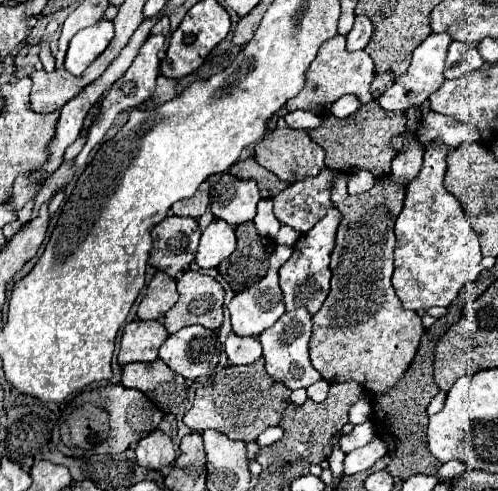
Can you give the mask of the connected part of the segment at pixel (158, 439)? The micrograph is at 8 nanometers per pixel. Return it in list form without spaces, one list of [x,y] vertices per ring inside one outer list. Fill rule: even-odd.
[[[153,430],[145,438],[141,438],[135,452],[137,452],[139,466],[151,468],[151,470],[159,470],[161,466],[169,466],[175,460],[173,442],[161,430]]]

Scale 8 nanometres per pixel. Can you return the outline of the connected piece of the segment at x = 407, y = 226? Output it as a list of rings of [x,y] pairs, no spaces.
[[[431,142],[425,150],[423,156],[423,166],[421,172],[417,174],[417,178],[413,178],[413,182],[407,184],[407,192],[405,192],[405,204],[401,214],[397,216],[395,222],[395,236],[397,236],[397,246],[395,246],[395,270],[393,270],[393,288],[403,304],[403,308],[407,310],[427,310],[431,306],[449,306],[459,290],[477,280],[477,276],[481,274],[481,248],[479,248],[479,240],[475,230],[471,228],[469,220],[465,218],[461,204],[457,202],[457,198],[445,190],[443,186],[443,176],[447,170],[447,152],[449,148],[443,142]]]

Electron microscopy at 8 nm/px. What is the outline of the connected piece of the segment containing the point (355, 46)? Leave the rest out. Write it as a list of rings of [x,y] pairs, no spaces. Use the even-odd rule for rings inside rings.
[[[357,16],[353,30],[347,34],[347,50],[349,50],[349,52],[363,50],[365,44],[369,42],[371,34],[373,34],[373,24],[371,24],[371,20],[365,18],[365,16]]]

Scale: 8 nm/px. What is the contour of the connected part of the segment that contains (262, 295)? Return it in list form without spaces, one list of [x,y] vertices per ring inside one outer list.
[[[277,246],[275,252],[271,254],[271,266],[269,266],[269,272],[267,276],[255,284],[253,288],[249,290],[243,290],[239,294],[235,294],[235,298],[229,302],[229,312],[231,312],[231,324],[233,324],[233,332],[237,336],[259,336],[263,330],[271,328],[285,312],[285,306],[283,306],[283,298],[281,298],[281,288],[279,288],[279,274],[277,270],[289,260],[291,256],[291,248],[289,246]]]

